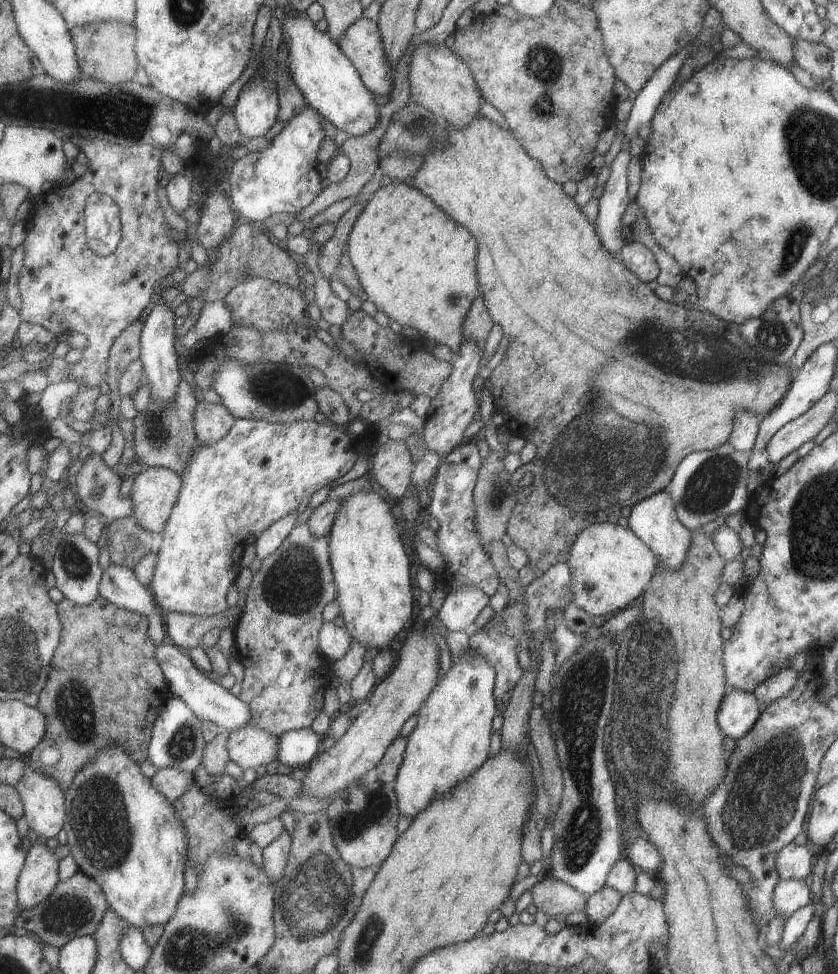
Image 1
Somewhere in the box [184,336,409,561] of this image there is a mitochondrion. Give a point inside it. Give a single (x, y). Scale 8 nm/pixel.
(278, 389)

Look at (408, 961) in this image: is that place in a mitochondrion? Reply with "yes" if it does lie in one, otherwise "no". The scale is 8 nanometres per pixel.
no

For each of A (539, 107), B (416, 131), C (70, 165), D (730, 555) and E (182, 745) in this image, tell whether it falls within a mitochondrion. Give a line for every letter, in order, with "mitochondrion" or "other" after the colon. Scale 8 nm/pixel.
A: mitochondrion
B: mitochondrion
C: other
D: other
E: mitochondrion

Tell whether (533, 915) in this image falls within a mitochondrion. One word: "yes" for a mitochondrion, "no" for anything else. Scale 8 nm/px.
no

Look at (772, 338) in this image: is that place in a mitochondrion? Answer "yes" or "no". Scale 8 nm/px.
yes

